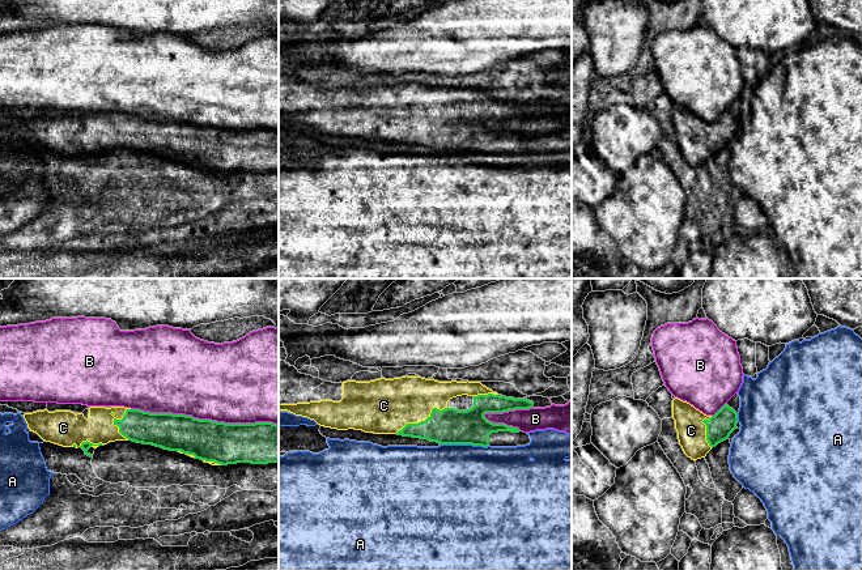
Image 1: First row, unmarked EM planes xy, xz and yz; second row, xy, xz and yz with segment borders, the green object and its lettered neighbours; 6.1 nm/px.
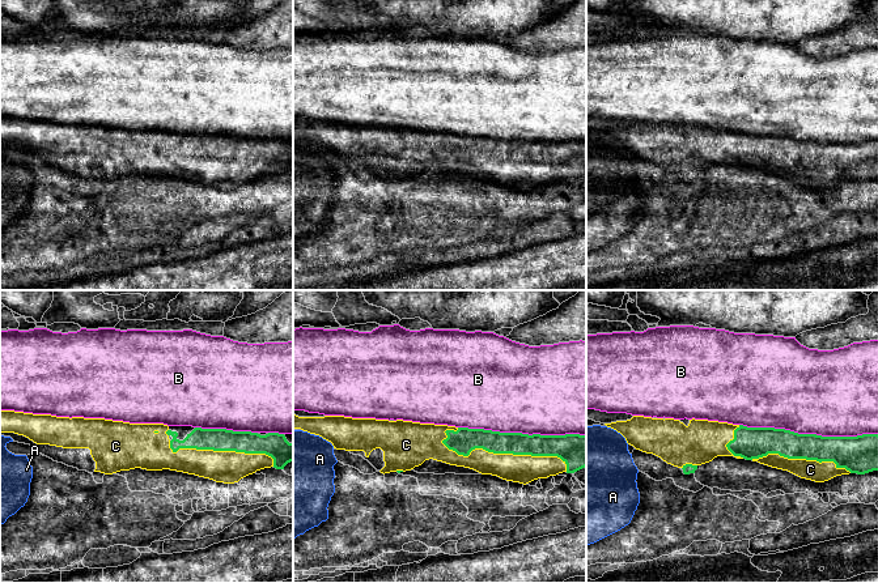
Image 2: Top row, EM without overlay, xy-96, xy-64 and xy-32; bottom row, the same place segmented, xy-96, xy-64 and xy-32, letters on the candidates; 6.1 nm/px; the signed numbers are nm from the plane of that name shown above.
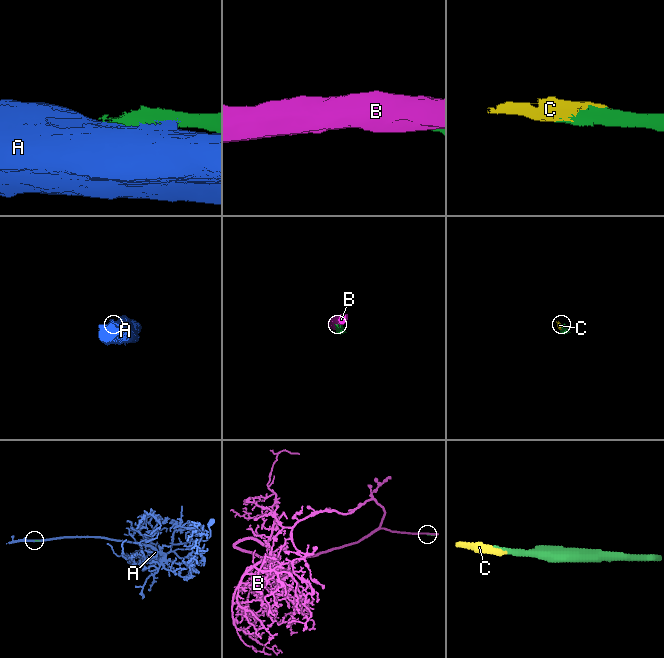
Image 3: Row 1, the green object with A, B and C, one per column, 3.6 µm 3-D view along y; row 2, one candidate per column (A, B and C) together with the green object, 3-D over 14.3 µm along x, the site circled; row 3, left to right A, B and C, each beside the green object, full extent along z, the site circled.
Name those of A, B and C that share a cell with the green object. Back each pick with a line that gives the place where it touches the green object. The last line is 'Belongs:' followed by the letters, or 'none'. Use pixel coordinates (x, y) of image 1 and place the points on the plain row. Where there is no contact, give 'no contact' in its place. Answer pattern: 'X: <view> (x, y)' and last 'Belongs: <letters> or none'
C: xz (421, 128)
Belongs: C

